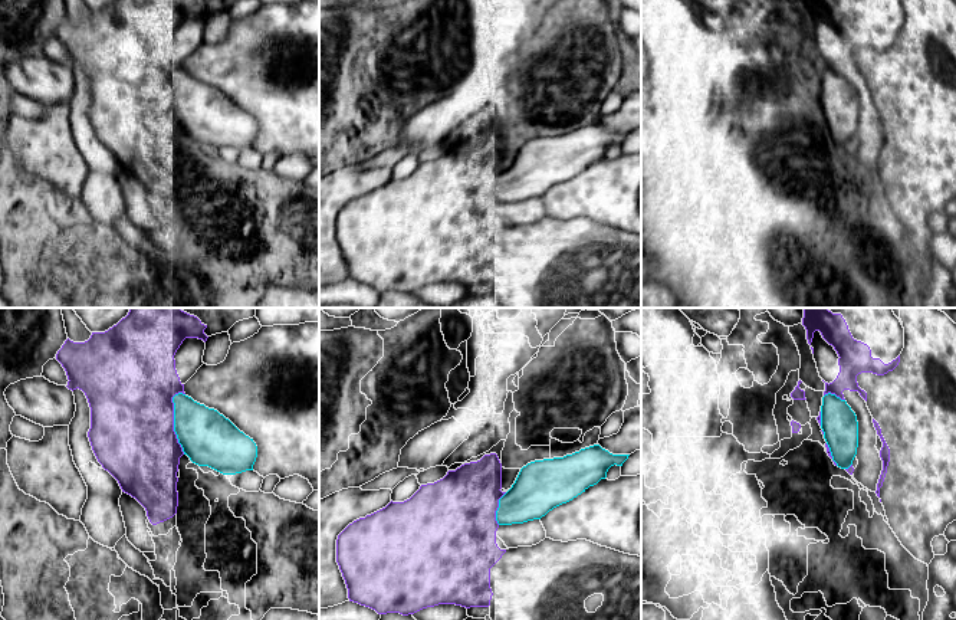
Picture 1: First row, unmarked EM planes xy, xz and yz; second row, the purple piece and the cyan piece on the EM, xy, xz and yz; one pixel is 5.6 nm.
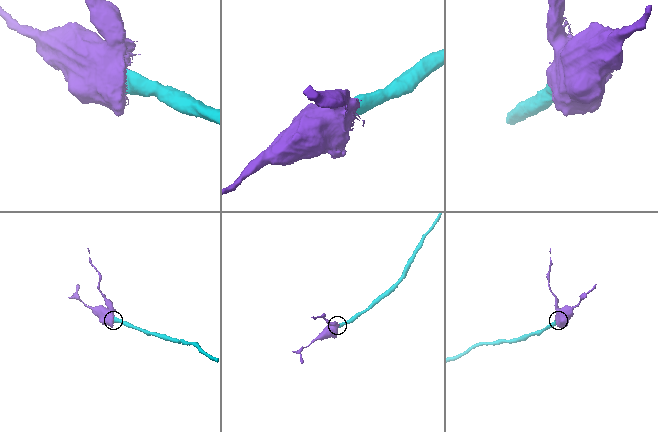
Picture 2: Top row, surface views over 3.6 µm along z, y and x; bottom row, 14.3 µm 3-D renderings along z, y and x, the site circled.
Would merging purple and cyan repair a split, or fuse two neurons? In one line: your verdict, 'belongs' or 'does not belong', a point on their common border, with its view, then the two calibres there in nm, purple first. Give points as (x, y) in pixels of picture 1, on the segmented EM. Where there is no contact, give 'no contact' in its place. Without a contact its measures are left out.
does not belong | xy (173, 423) | 460/300 nm

